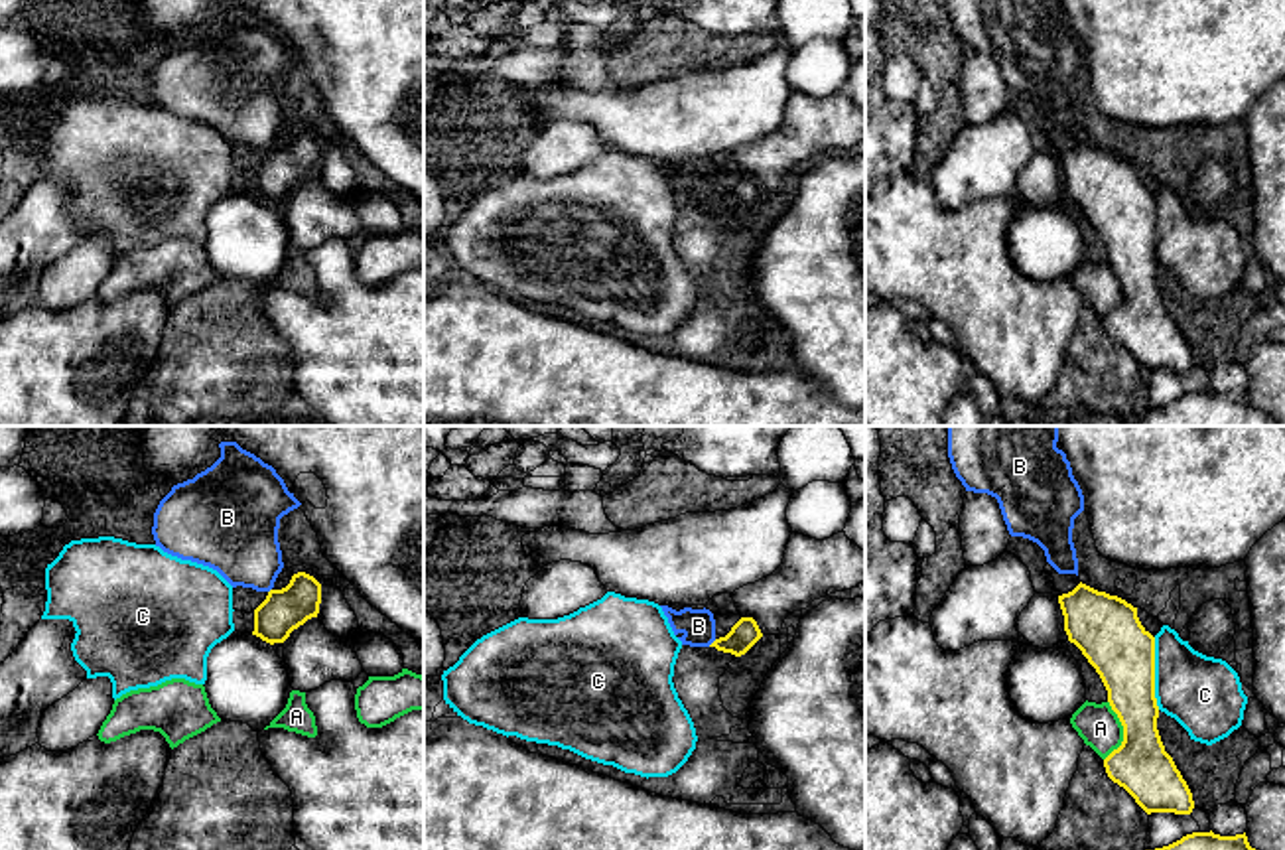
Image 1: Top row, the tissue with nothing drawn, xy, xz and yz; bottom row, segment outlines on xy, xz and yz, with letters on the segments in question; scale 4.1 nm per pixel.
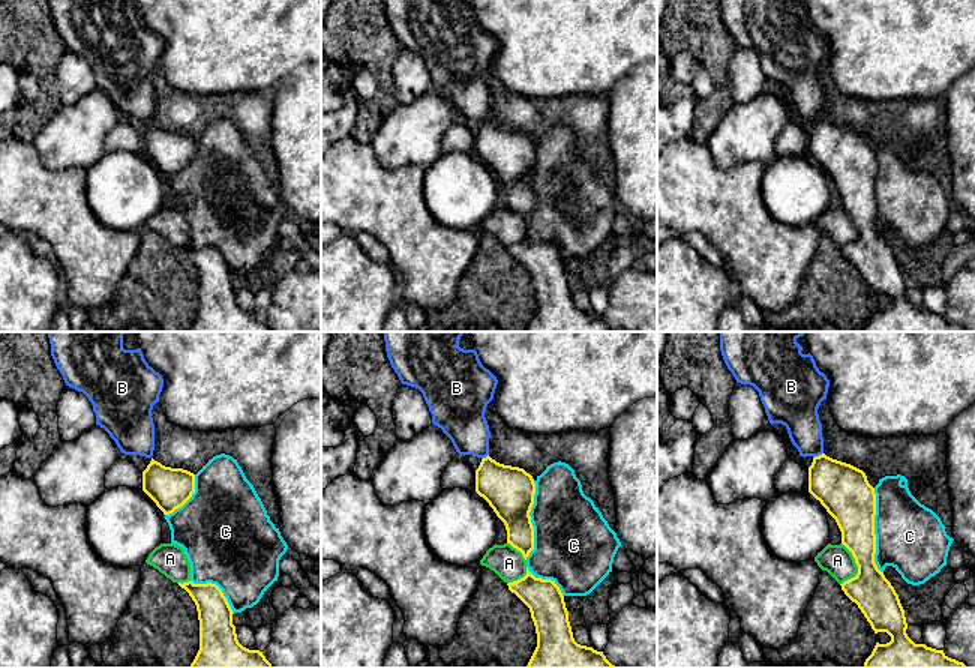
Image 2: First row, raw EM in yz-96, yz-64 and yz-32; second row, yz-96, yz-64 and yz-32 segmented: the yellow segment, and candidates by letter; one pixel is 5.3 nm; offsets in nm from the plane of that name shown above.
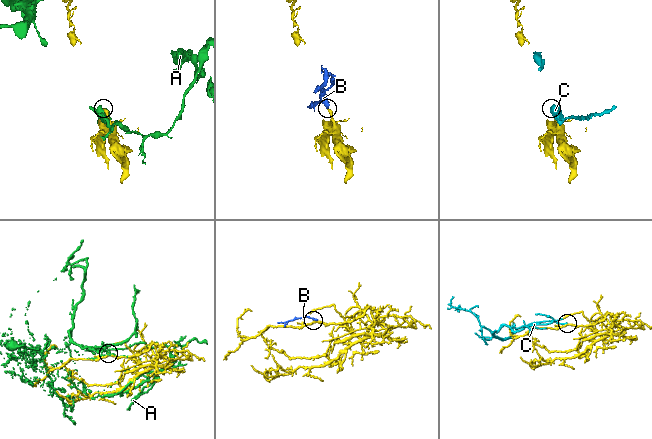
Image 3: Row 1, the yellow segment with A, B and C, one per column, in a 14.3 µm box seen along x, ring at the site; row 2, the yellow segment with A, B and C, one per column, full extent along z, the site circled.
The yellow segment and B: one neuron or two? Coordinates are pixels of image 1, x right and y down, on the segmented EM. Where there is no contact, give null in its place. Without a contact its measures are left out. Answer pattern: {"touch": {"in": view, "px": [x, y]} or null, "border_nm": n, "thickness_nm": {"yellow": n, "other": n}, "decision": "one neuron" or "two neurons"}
{"touch": {"in": "xz", "px": [714, 641]}, "border_nm": 50, "thickness_nm": {"yellow": 110, "other": 140}, "decision": "two neurons"}

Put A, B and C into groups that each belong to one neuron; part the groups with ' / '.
A / B / C

